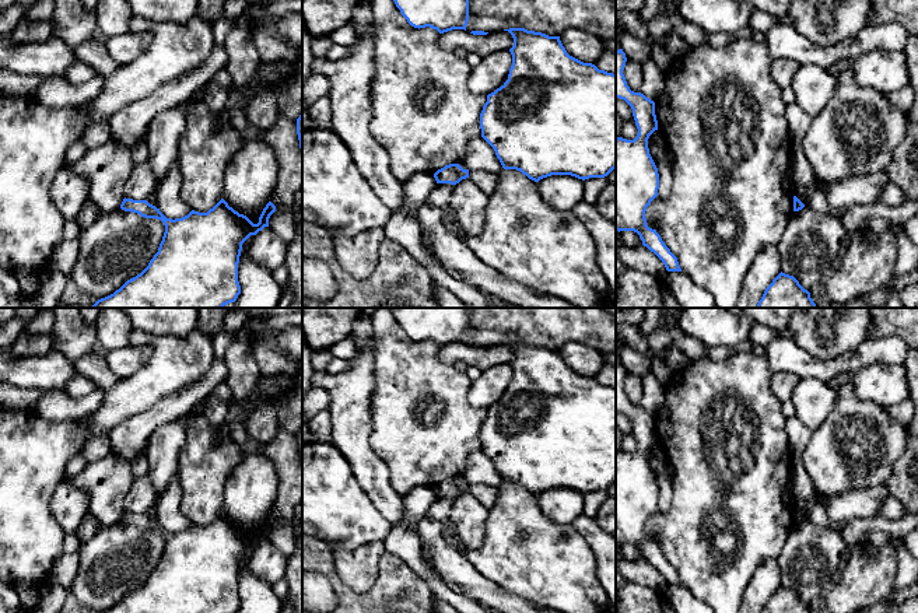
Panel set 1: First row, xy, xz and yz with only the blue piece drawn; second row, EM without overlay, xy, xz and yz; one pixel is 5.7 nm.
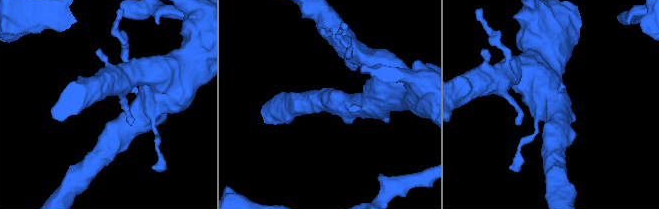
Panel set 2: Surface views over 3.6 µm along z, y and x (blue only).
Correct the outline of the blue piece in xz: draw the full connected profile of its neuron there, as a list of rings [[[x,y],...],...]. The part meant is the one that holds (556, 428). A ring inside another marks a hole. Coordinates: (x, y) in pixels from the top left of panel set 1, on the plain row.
[[[509,341],[514,351],[508,393],[487,409],[480,427],[481,451],[494,462],[504,483],[516,483],[539,495],[551,488],[605,491],[616,481],[616,388],[570,369],[560,350]]]

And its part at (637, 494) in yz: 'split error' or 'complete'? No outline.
complete

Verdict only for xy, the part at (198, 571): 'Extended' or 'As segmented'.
As segmented

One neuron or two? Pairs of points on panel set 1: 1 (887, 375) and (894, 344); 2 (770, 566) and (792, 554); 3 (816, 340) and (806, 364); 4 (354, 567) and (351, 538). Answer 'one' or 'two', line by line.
1: two
2: two
3: two
4: two

